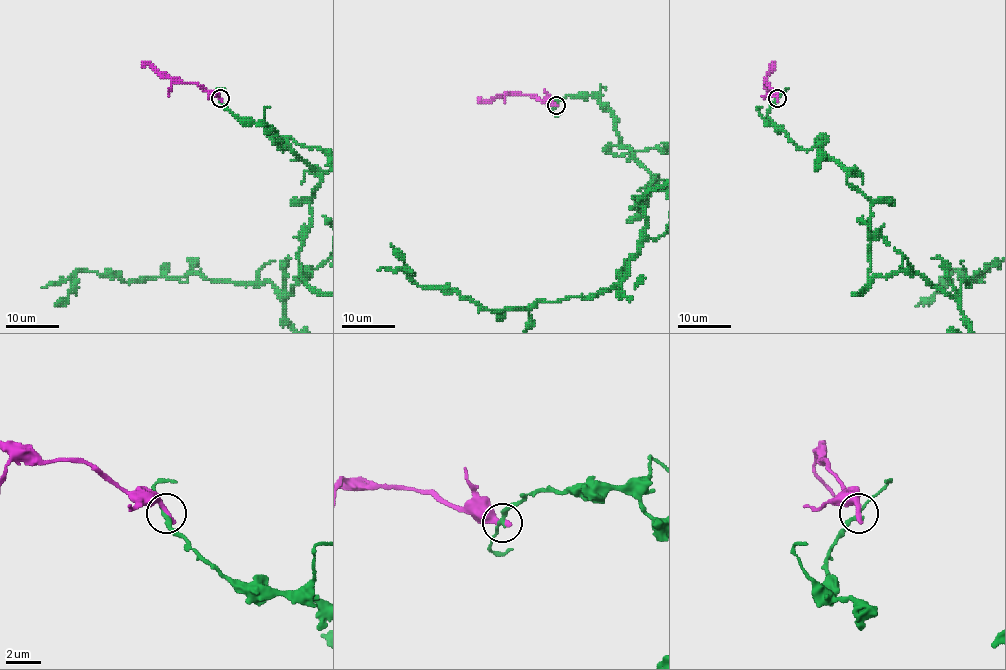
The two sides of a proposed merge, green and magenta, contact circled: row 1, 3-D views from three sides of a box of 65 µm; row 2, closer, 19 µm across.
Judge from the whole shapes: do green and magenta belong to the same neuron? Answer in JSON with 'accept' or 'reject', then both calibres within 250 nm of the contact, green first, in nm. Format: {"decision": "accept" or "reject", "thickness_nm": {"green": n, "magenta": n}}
{"decision": "reject", "thickness_nm": {"green": 200, "magenta": 340}}

